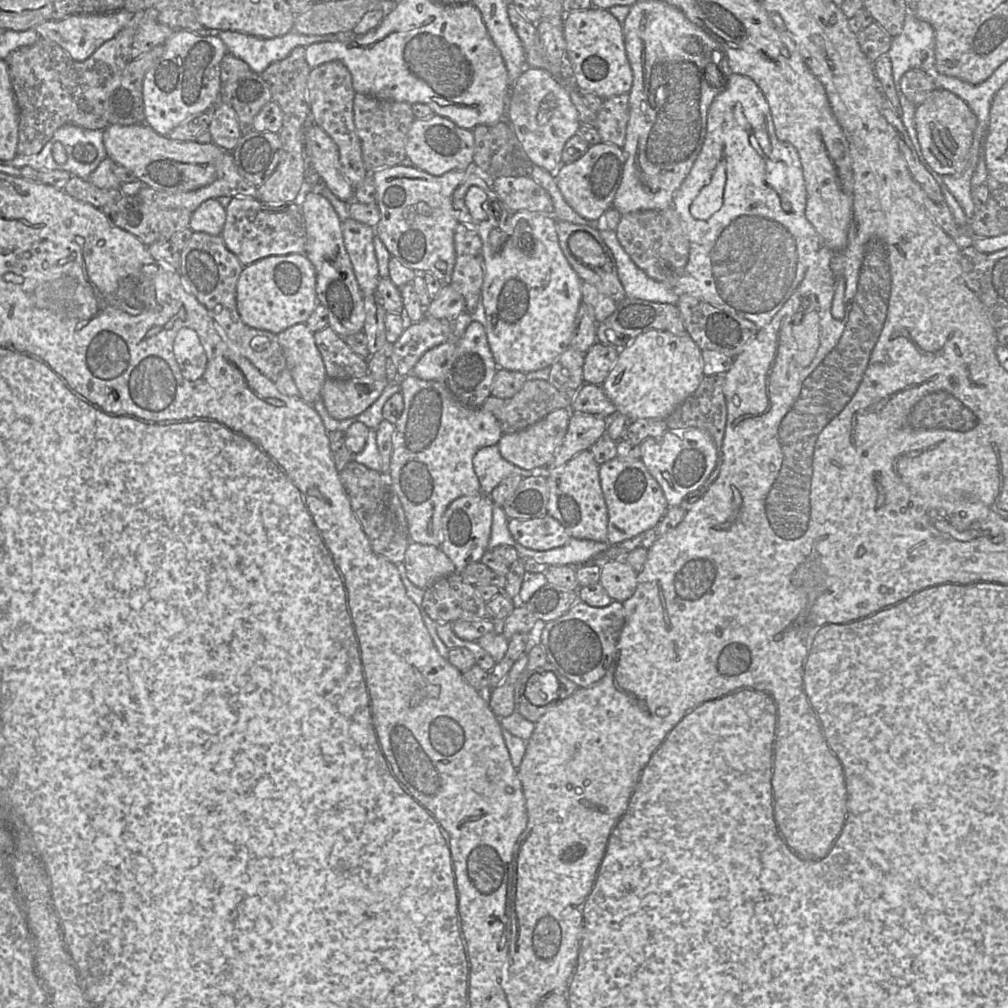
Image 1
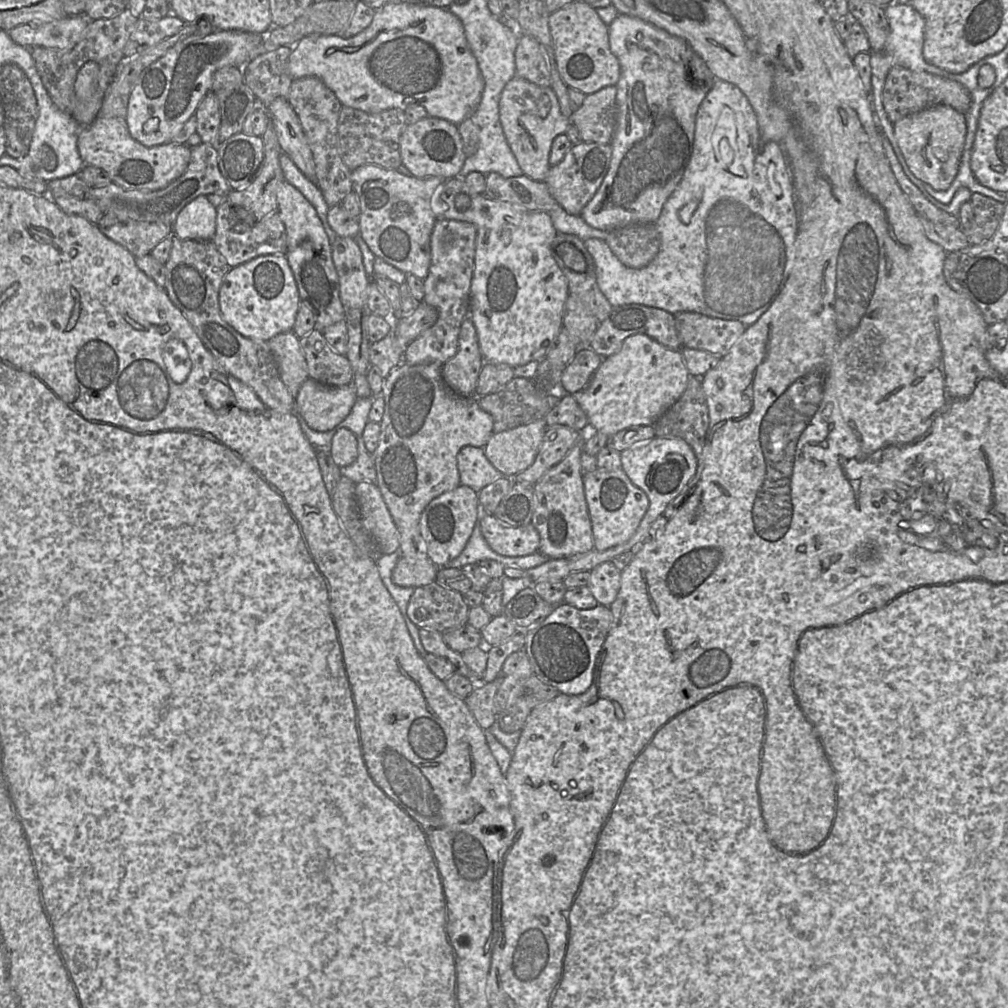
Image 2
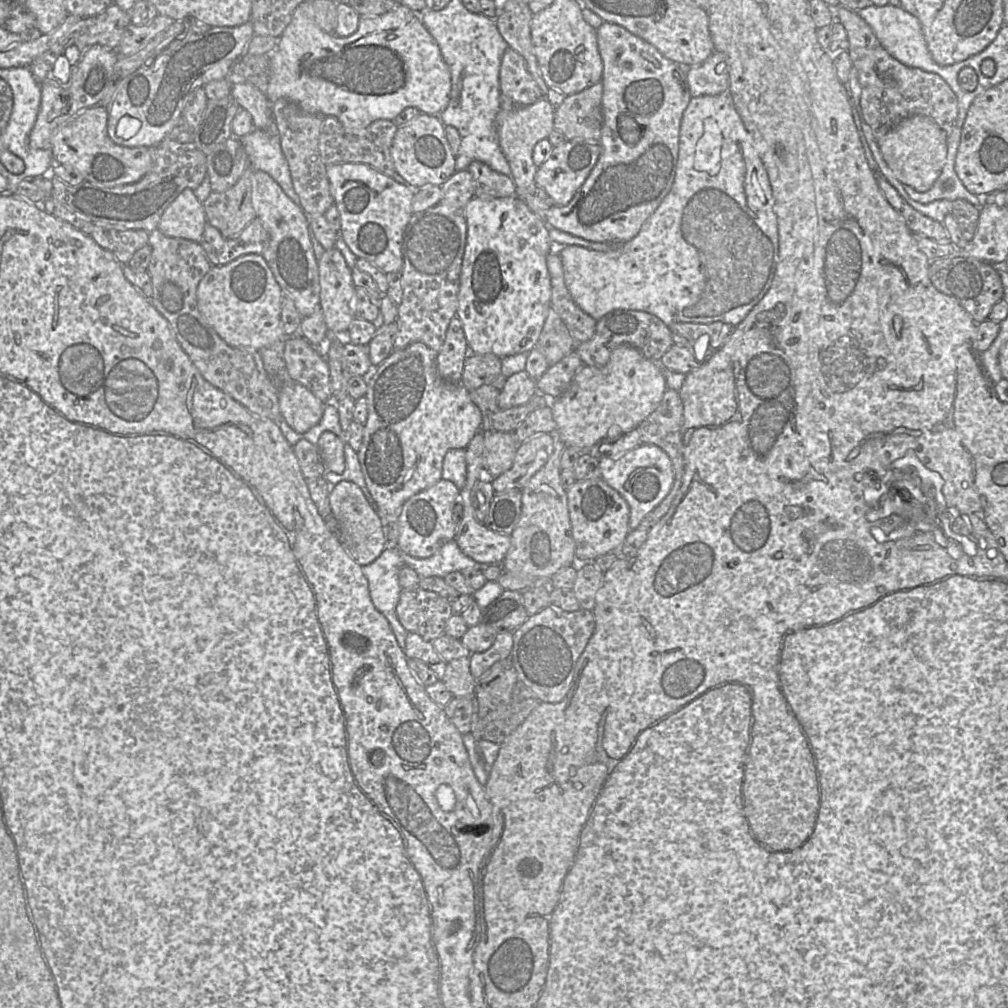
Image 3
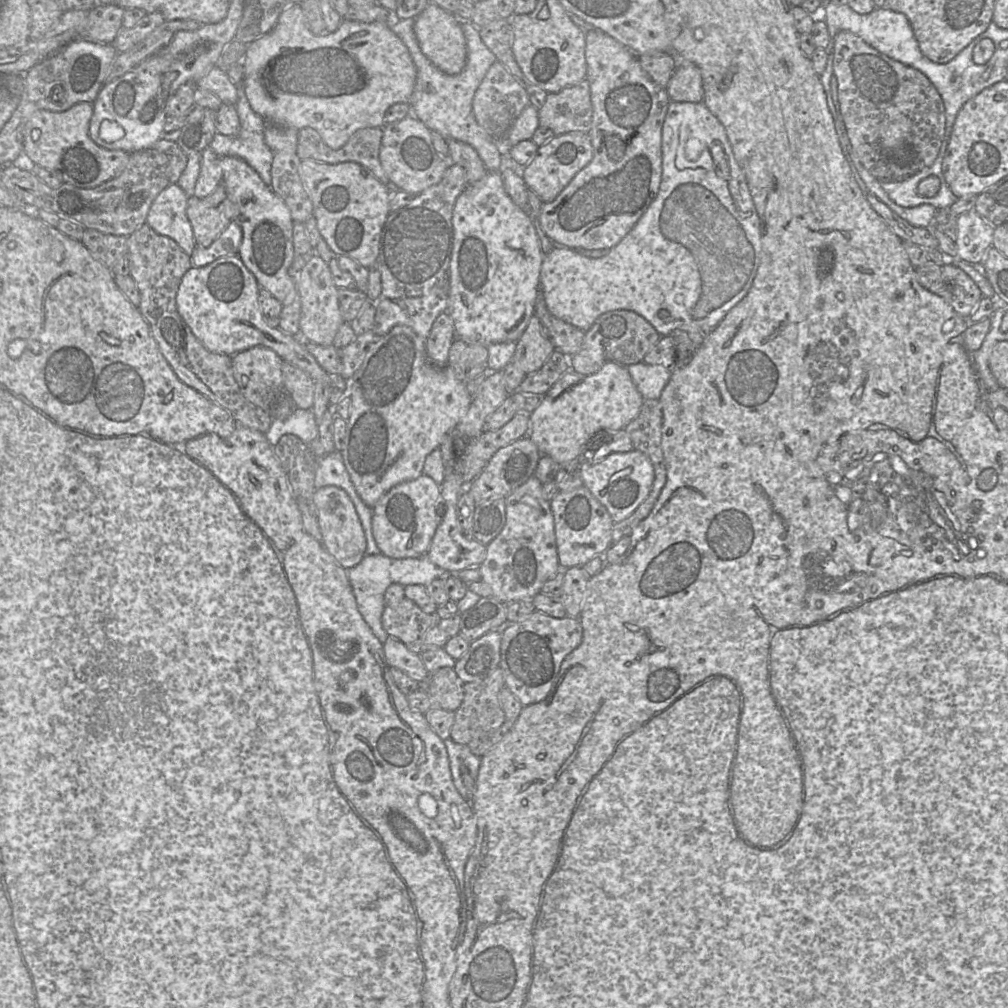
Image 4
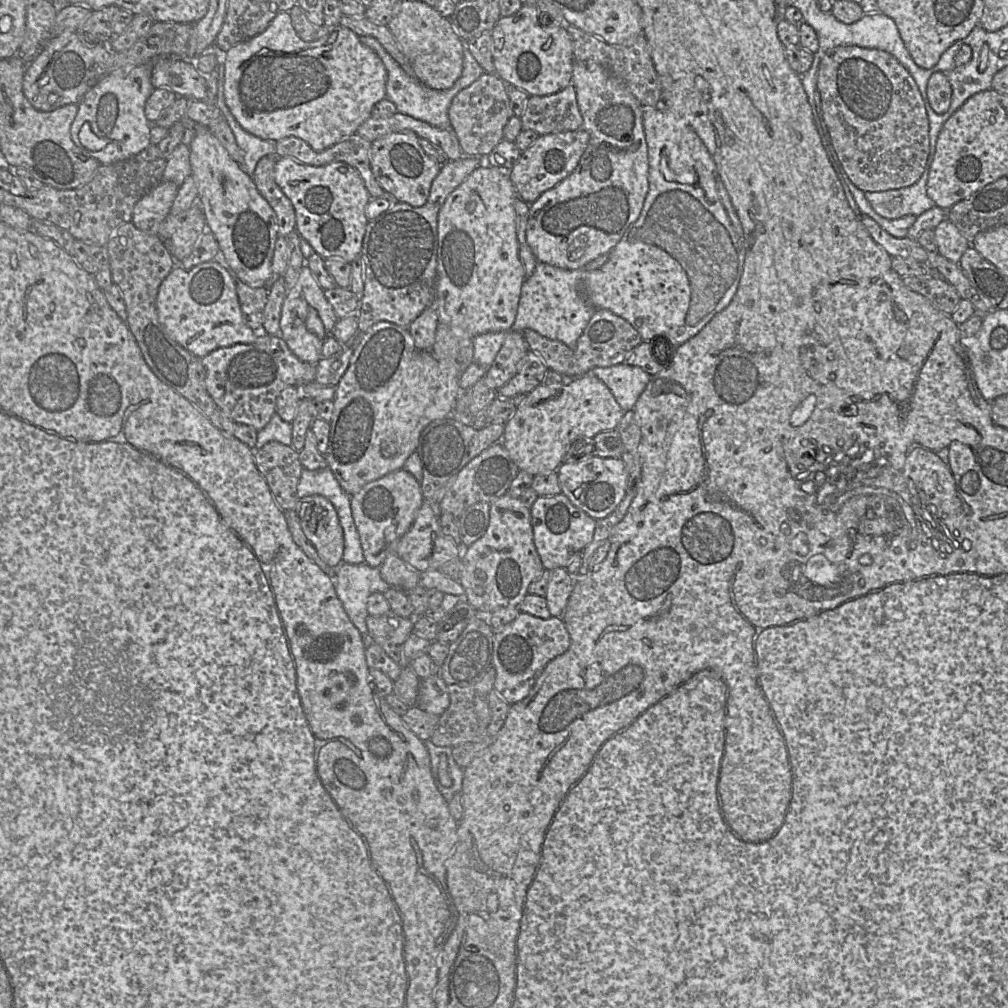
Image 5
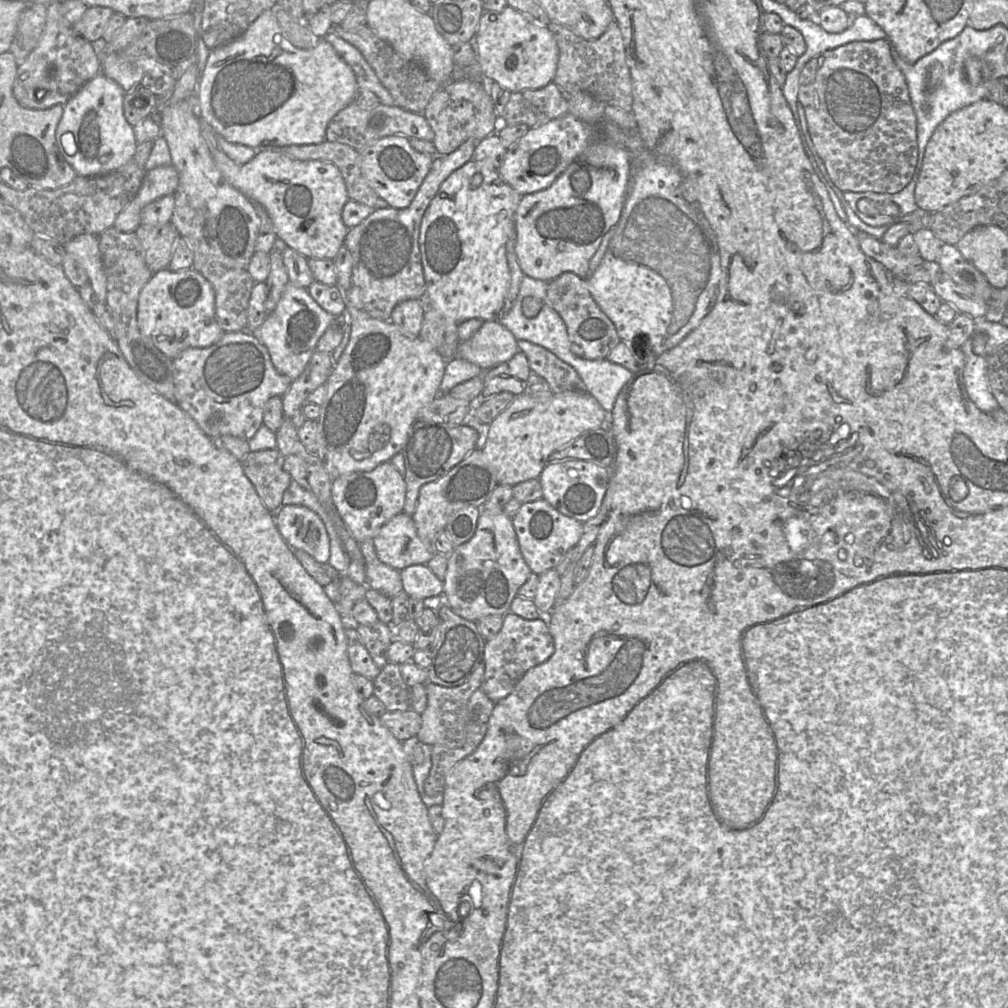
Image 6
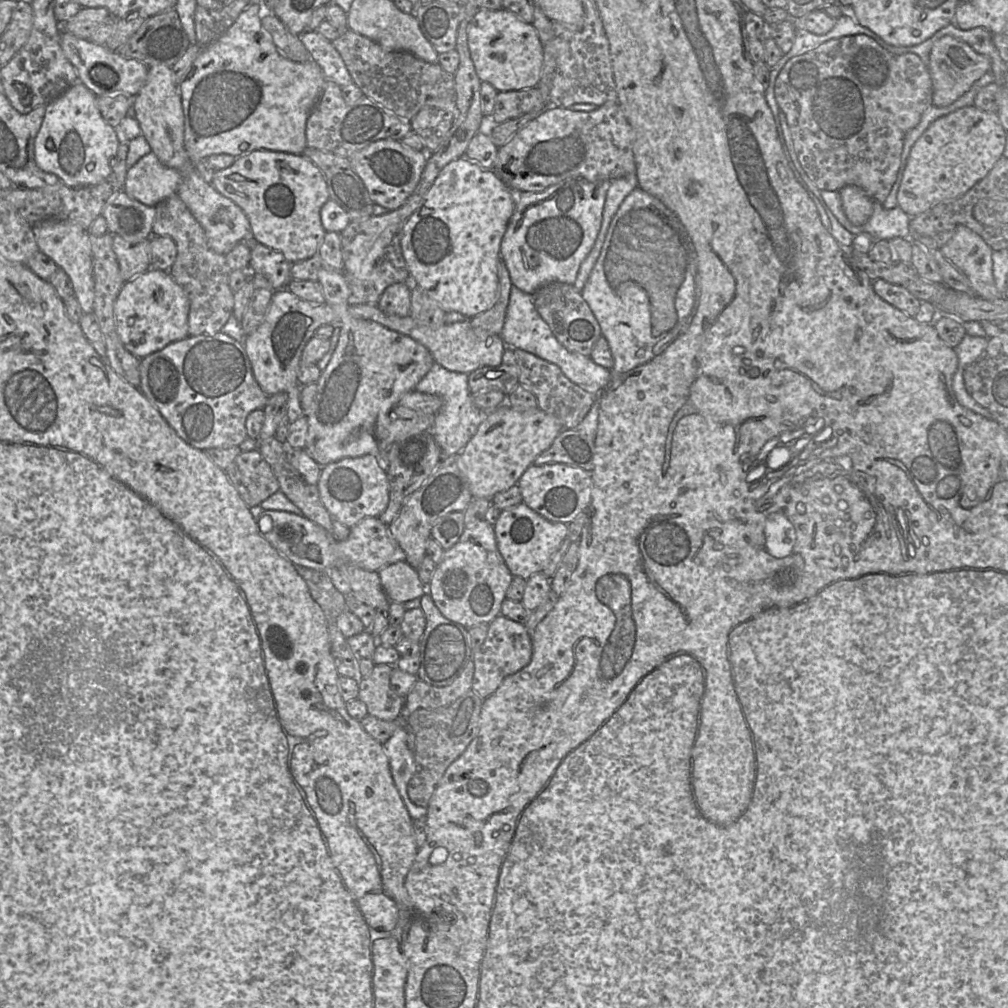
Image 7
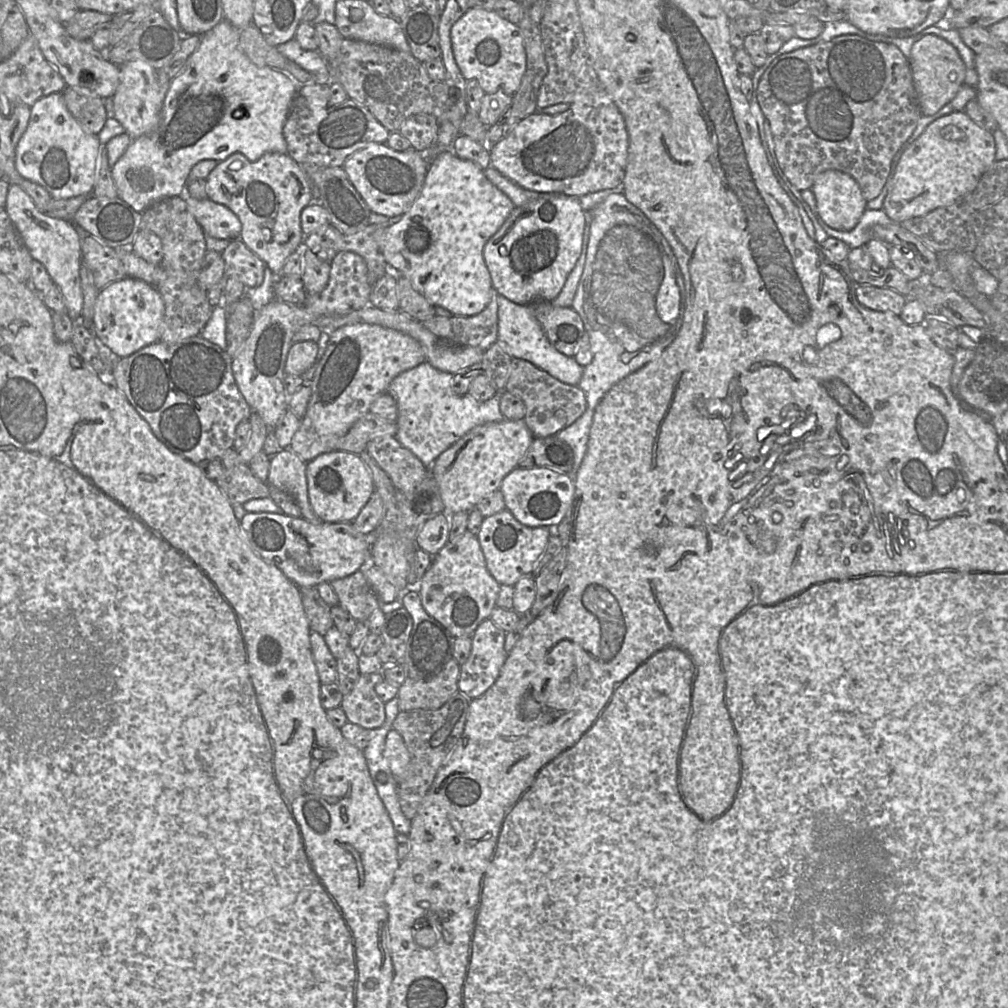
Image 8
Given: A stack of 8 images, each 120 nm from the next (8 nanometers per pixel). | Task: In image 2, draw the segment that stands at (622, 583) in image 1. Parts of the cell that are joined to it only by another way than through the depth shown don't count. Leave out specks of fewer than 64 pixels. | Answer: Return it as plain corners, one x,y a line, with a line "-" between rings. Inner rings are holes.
611,561
603,562
590,571
587,586
598,604
610,606
621,586
621,570

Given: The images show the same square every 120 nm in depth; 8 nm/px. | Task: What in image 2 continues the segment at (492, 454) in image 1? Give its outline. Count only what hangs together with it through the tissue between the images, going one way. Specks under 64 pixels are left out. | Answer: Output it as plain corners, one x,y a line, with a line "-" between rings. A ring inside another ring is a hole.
463,447
457,455
457,466
461,484
476,492
504,477
488,460
483,447

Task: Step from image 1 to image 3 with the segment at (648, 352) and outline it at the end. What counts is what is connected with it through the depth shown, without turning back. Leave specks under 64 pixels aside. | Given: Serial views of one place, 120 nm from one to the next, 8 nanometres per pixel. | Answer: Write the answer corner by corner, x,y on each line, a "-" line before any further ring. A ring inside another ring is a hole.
626,344
617,346
604,366
583,365
568,388
551,403
556,438
566,447
590,449
604,438
616,437
637,428
659,406
667,390
663,369
658,361
647,359
640,351

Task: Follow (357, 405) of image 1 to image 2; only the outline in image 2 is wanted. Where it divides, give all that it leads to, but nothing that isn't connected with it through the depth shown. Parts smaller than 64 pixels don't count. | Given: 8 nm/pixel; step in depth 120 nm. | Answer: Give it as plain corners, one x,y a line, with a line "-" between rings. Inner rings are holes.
308,378
294,397
294,410
314,431
328,431
340,424
358,400
351,385
328,386

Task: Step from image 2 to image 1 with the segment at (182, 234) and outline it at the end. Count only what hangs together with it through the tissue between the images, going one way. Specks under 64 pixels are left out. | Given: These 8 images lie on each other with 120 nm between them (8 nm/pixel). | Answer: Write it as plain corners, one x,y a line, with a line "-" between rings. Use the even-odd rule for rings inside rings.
209,199
192,212
189,228
194,232
220,235
226,220
226,208
216,199

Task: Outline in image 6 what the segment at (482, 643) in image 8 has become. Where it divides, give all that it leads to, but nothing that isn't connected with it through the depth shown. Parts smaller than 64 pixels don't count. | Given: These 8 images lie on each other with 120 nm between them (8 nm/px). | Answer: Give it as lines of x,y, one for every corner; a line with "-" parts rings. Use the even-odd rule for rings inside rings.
512,612
506,613
499,632
486,641
483,657
485,672
480,689
497,703
513,691
529,669
545,662
553,652
554,642
546,617
526,620

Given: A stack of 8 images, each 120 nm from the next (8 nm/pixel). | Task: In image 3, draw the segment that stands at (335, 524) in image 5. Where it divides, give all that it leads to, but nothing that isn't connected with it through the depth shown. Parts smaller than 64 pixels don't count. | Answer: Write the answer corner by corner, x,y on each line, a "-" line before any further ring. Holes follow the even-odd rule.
341,481
332,486
329,503
337,521
337,536
347,553
361,566
372,563
389,546
381,518
374,505
363,490
350,481

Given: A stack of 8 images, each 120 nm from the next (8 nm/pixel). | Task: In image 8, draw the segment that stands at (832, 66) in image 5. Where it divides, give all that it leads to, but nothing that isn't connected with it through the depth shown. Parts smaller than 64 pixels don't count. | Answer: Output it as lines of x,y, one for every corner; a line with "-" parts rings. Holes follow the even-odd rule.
842,35
815,46
800,48
778,56
769,66
761,66
752,74
755,96
749,99
751,112
755,116
761,138
766,137
769,153
779,165
784,176
797,190
811,189
816,178
828,170
837,170
849,174
859,185
864,198
870,201
882,191
890,173
893,157
912,135
922,114
919,109
909,60
894,45
873,42
857,35

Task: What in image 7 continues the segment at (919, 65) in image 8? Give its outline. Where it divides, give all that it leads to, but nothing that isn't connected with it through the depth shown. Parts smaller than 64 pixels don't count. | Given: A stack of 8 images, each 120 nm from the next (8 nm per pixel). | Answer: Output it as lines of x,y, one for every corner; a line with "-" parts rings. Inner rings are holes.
942,36
936,40
931,48
927,68
932,80
932,104
937,107
945,107
952,104
965,92
975,81
985,76
991,70
991,57
999,54
990,36
991,56
984,56
975,52
968,44
950,36

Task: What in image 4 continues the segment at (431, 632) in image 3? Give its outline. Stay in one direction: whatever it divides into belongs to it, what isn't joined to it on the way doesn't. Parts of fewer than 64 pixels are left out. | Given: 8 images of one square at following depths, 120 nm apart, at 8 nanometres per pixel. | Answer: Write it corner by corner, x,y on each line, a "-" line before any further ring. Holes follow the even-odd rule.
404,597
396,606
385,607
381,622
388,636
403,642
411,651
423,651
425,633
441,618
424,612
414,601

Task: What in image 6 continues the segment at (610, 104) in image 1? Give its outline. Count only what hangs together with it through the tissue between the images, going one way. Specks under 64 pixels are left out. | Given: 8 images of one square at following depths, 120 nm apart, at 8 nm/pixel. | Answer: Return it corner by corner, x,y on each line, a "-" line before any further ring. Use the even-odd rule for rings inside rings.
553,82
536,90
511,94
503,112
507,125
526,124
530,128
569,113
565,93

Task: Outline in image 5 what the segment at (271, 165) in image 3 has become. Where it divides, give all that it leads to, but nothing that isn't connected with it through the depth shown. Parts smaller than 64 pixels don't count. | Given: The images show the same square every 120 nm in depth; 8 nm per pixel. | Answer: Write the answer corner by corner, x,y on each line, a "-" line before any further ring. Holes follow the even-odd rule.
217,86
216,105
224,115
235,136
238,147
243,152
243,163
241,164
241,168
251,177
258,162
263,157
274,153
277,141
264,140
245,131
226,106
221,86

